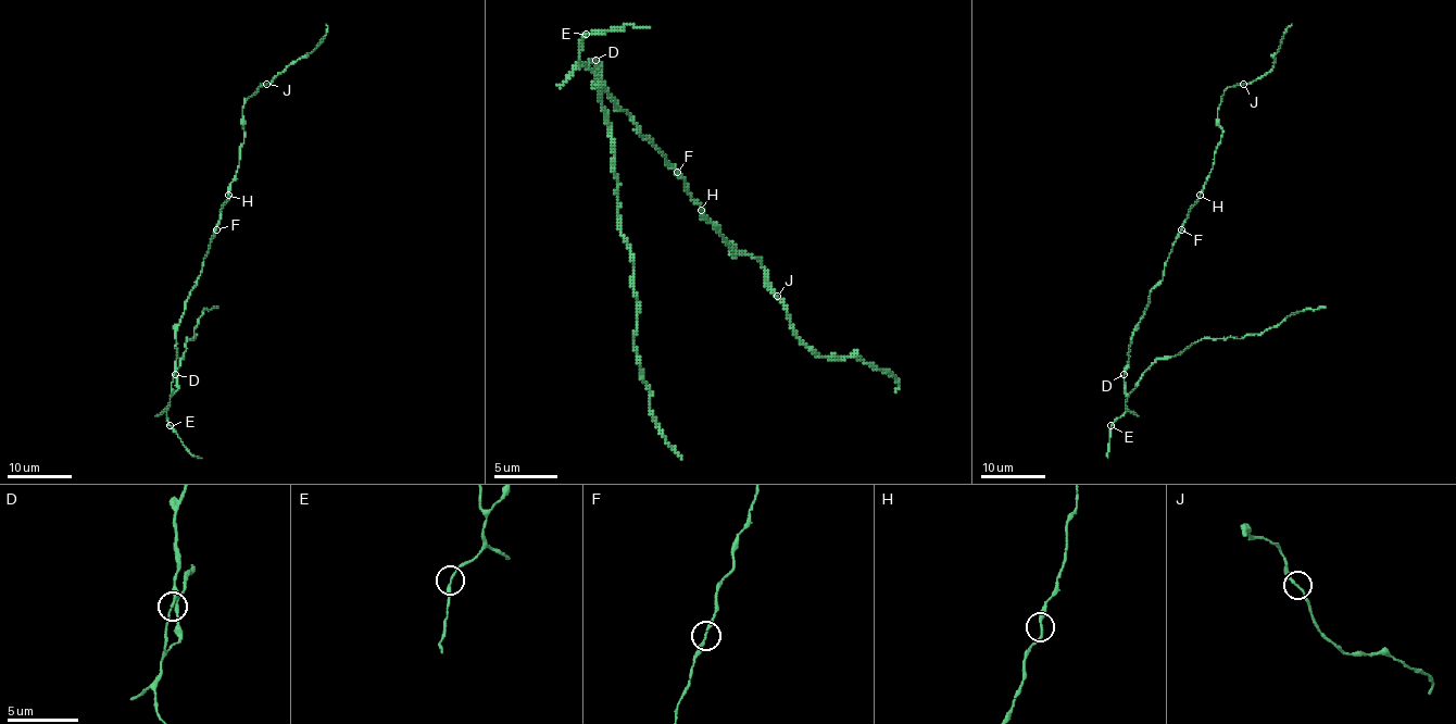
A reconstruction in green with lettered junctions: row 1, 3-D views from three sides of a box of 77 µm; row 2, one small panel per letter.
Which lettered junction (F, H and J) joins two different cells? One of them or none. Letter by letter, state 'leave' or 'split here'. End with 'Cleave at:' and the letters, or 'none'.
F: leave
H: leave
J: leave
Cleave at: none

